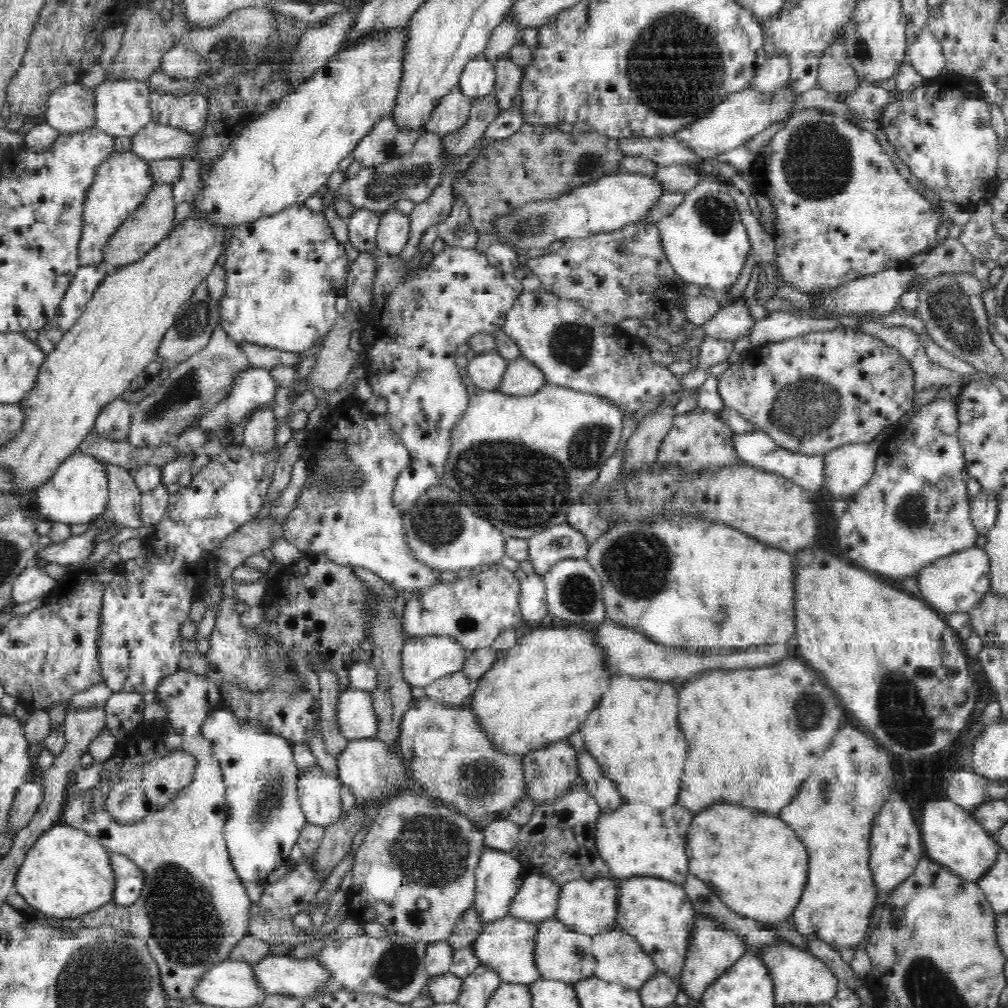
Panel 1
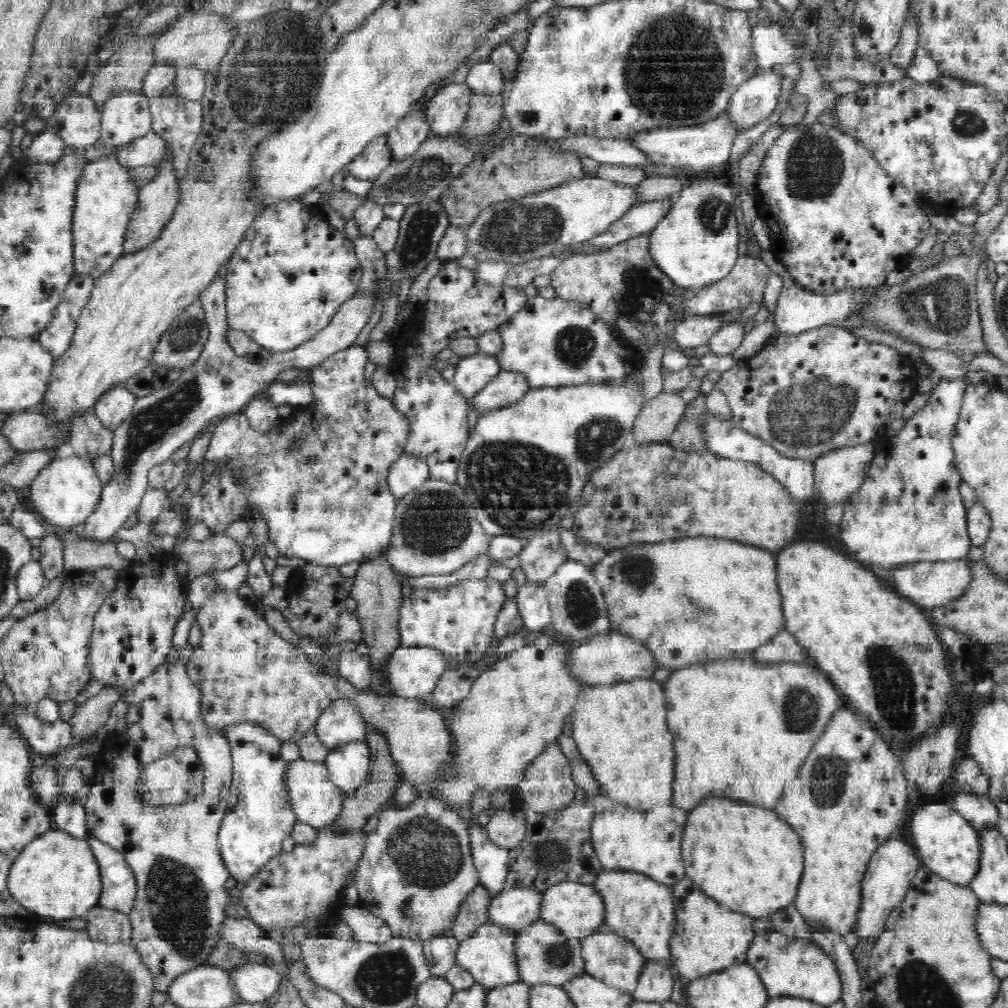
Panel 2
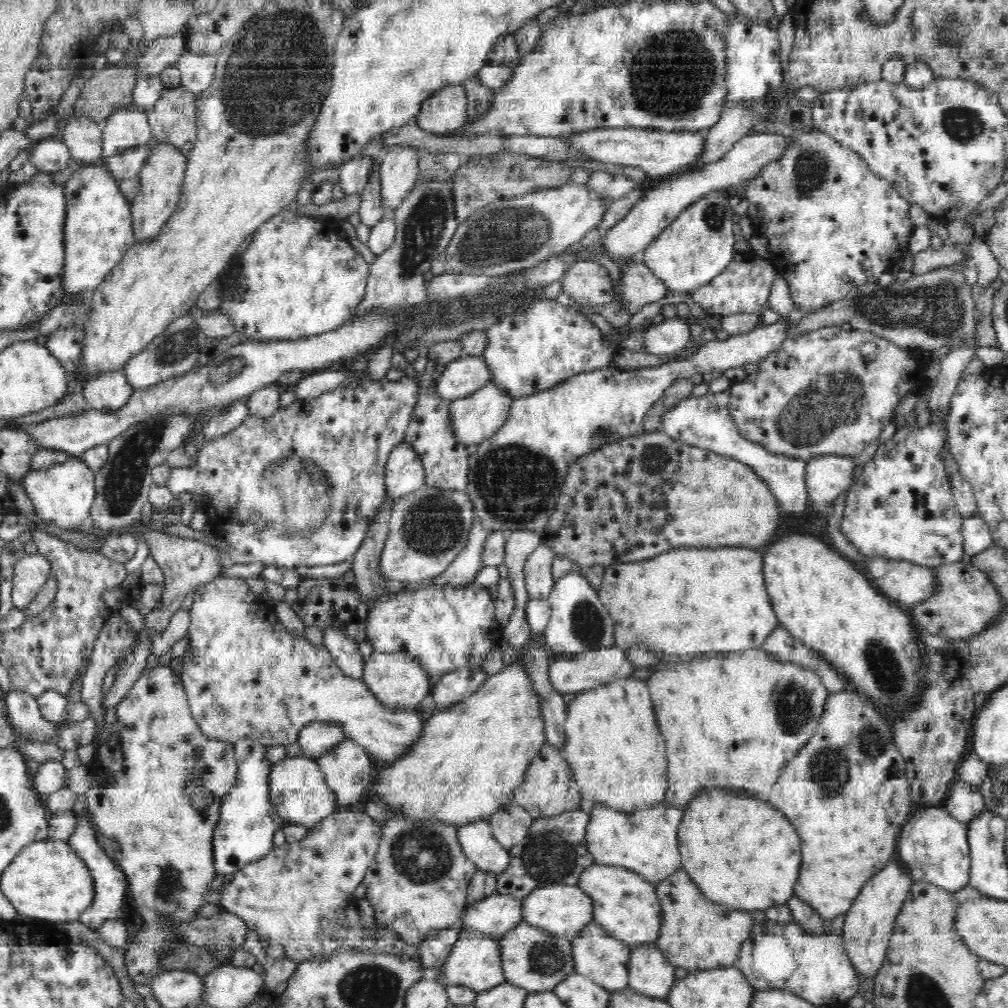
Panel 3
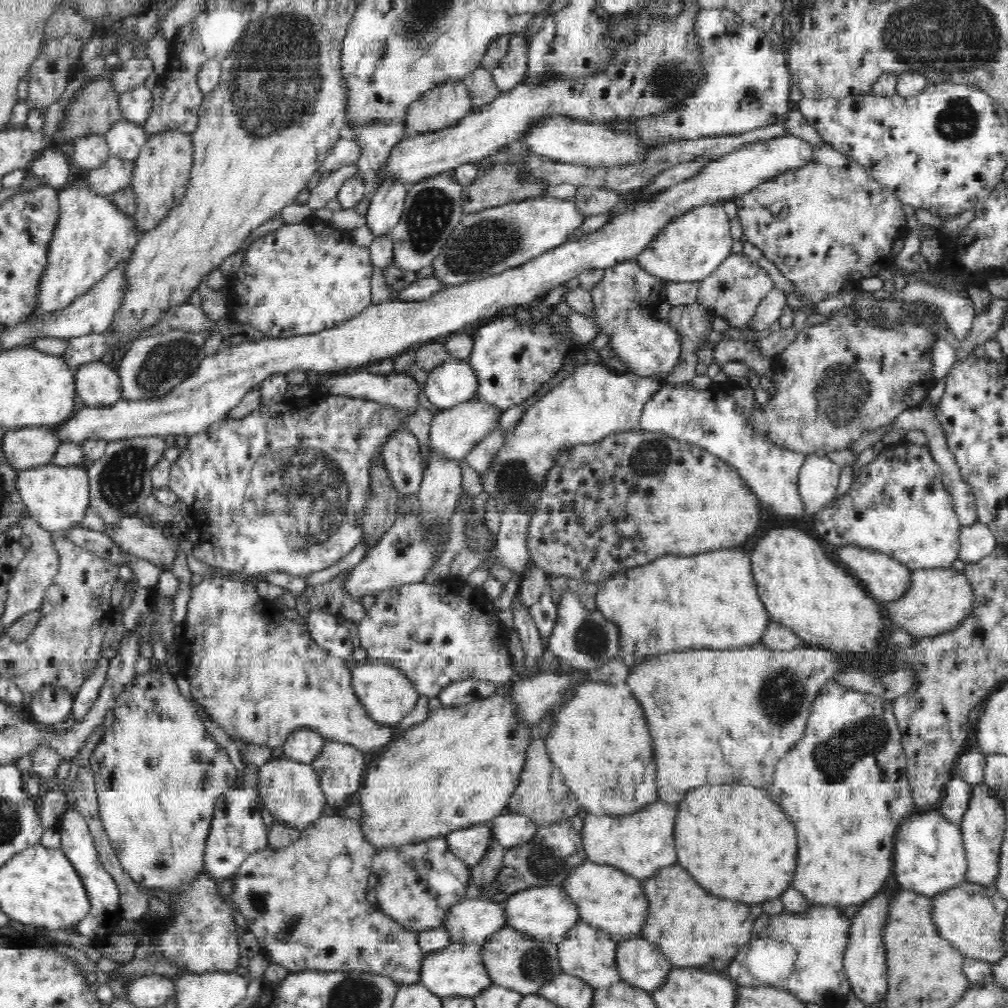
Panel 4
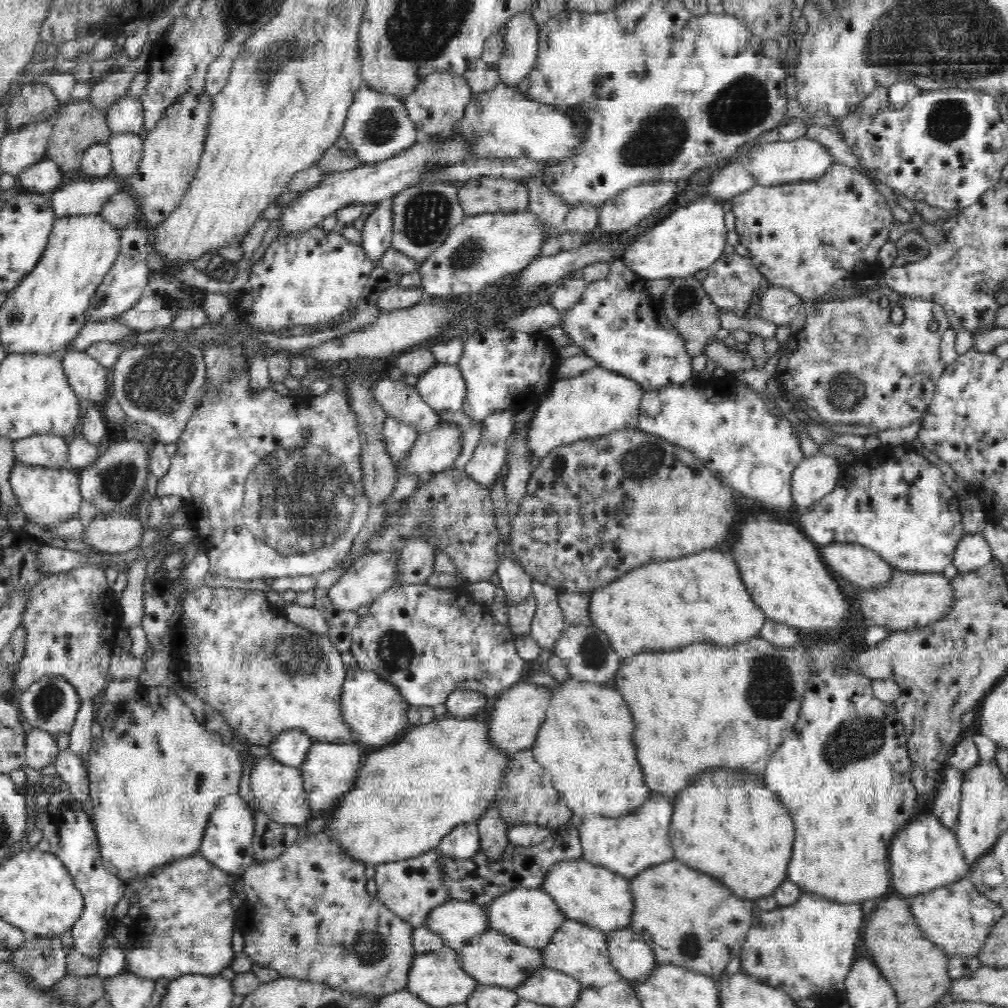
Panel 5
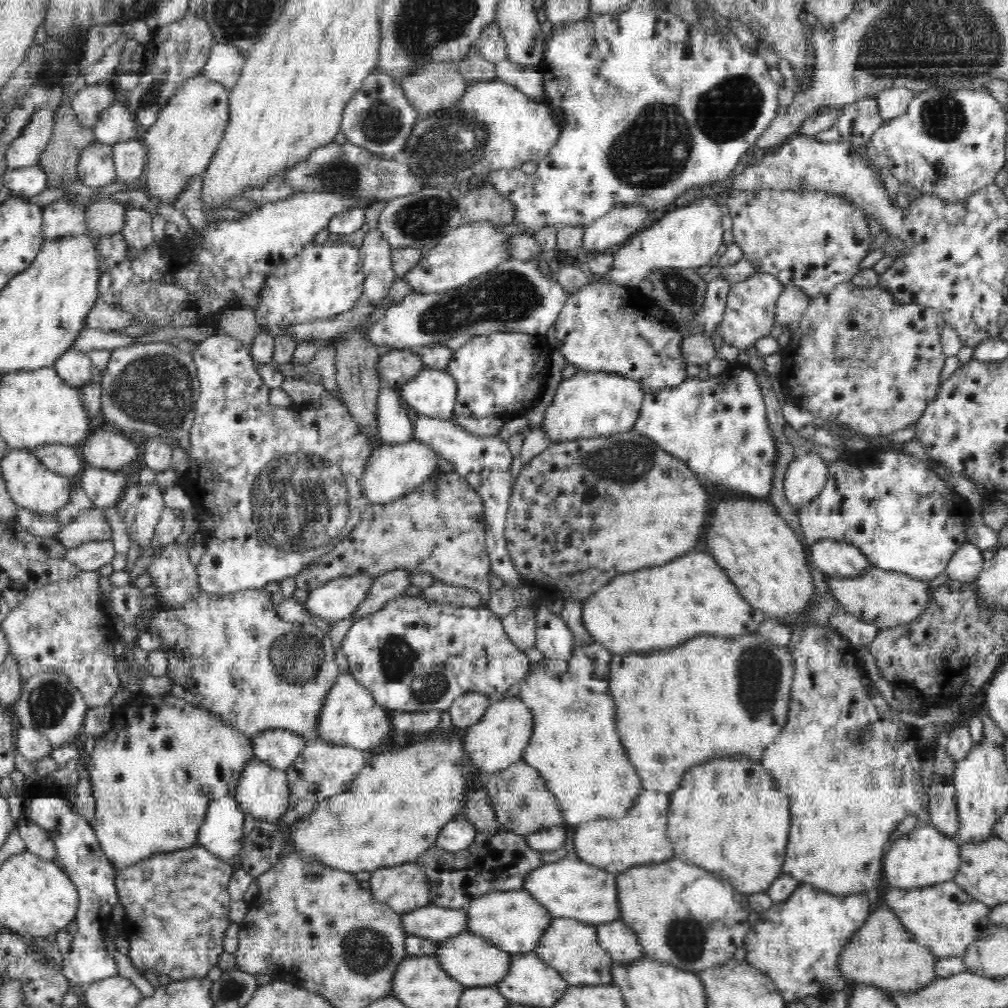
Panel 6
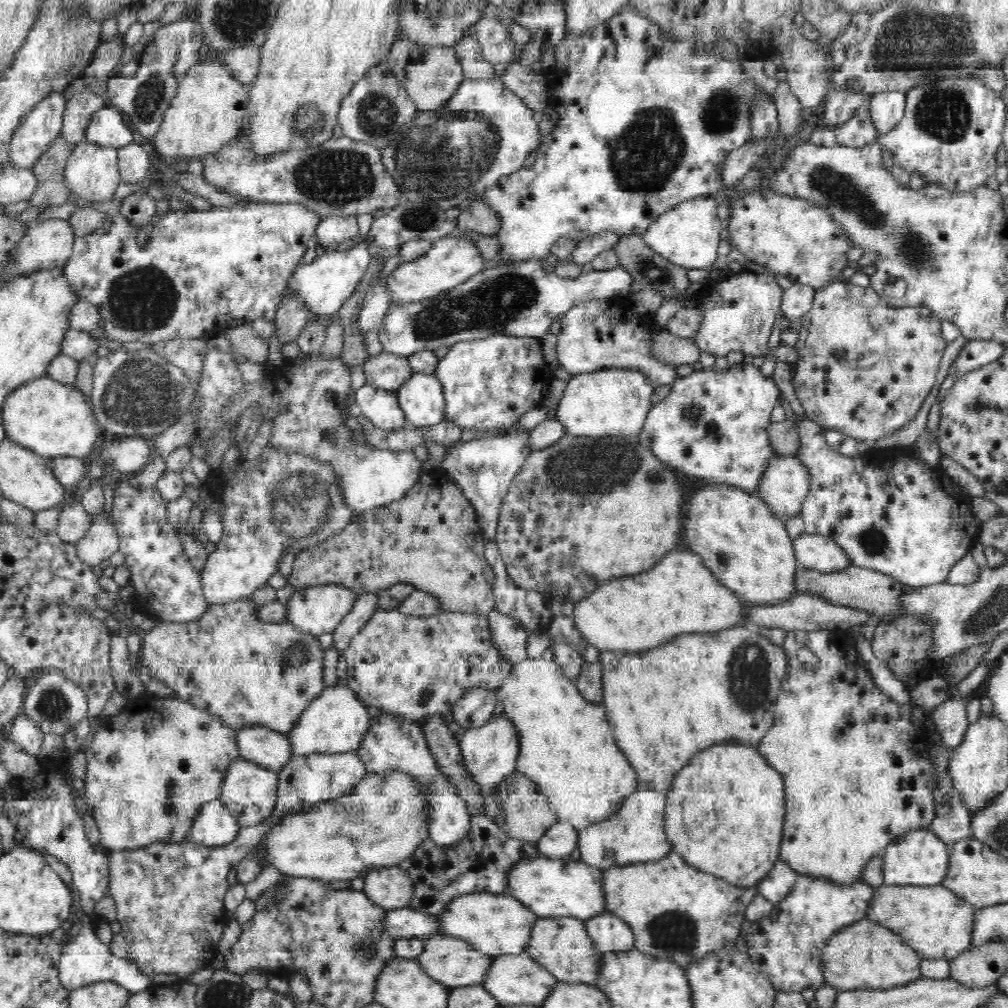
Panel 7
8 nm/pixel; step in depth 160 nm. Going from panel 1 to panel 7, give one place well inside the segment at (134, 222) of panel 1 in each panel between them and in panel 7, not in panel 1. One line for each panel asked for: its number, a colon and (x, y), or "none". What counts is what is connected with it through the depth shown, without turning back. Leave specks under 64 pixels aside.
2: (158, 198)
3: (161, 180)
4: (161, 176)
5: (171, 152)
6: (181, 144)
7: (208, 108)

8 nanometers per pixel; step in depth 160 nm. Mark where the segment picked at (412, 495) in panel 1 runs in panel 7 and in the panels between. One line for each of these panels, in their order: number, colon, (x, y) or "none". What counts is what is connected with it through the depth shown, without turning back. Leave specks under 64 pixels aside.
2: (408, 472)
3: (404, 473)
4: (401, 454)
5: (399, 437)
6: (394, 427)
7: (381, 407)

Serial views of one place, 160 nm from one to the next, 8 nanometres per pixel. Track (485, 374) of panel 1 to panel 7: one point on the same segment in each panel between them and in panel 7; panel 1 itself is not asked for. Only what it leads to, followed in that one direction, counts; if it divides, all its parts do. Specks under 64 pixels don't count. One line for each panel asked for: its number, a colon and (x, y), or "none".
2: (472, 373)
3: (463, 376)
4: (453, 382)
5: (442, 387)
6: (434, 393)
7: (421, 397)

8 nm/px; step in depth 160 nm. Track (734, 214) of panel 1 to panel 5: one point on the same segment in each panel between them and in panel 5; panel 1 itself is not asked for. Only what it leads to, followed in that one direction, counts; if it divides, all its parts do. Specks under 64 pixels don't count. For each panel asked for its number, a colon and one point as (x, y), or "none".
2: (696, 244)
3: (698, 245)
4: (692, 245)
5: (692, 238)

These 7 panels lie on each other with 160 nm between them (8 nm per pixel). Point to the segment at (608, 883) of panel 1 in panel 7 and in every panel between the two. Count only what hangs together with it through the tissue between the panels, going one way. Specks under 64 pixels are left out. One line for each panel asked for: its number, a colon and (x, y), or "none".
2: (578, 909)
3: (565, 910)
4: (546, 913)
5: (531, 916)
6: (515, 920)
7: (499, 924)

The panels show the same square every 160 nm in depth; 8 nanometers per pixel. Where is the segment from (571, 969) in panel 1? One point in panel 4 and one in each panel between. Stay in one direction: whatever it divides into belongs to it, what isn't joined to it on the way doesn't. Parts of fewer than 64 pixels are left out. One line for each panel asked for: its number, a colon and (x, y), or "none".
2: (545, 954)
3: (535, 959)
4: (515, 960)

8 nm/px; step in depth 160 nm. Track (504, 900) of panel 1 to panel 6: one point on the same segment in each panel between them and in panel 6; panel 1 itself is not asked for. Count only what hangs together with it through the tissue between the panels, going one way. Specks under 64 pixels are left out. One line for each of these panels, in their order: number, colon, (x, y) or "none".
2: (492, 862)
3: (476, 839)
4: (471, 844)
5: (463, 842)
6: (456, 836)

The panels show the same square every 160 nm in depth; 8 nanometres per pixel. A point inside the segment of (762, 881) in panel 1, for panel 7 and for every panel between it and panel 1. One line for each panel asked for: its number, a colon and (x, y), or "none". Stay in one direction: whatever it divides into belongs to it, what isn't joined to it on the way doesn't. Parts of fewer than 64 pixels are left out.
2: (749, 859)
3: (723, 826)
4: (746, 845)
5: (746, 843)
6: (727, 818)
7: (736, 837)

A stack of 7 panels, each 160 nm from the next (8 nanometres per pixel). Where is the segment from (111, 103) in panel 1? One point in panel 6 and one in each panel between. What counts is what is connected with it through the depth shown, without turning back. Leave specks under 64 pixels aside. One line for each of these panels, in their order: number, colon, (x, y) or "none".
2: (125, 117)
3: (128, 126)
4: (125, 139)
5: (126, 150)
6: (129, 156)

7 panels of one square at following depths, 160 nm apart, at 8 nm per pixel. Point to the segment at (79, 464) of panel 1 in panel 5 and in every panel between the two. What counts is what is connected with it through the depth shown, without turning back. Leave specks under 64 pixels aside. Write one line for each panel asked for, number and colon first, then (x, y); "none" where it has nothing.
2: (65, 493)
3: (63, 494)
4: (56, 497)
5: (47, 496)

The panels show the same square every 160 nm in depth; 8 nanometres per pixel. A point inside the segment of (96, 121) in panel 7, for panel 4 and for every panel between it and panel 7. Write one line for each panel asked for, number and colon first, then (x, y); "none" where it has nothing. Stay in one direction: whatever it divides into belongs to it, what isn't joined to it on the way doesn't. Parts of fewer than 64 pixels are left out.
4: (136, 104)
5: (125, 116)
6: (117, 123)

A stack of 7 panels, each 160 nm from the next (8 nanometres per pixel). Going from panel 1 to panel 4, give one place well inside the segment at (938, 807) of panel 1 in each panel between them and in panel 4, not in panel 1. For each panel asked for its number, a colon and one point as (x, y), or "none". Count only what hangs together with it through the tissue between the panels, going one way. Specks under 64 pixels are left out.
2: (948, 845)
3: (934, 847)
4: (929, 857)

